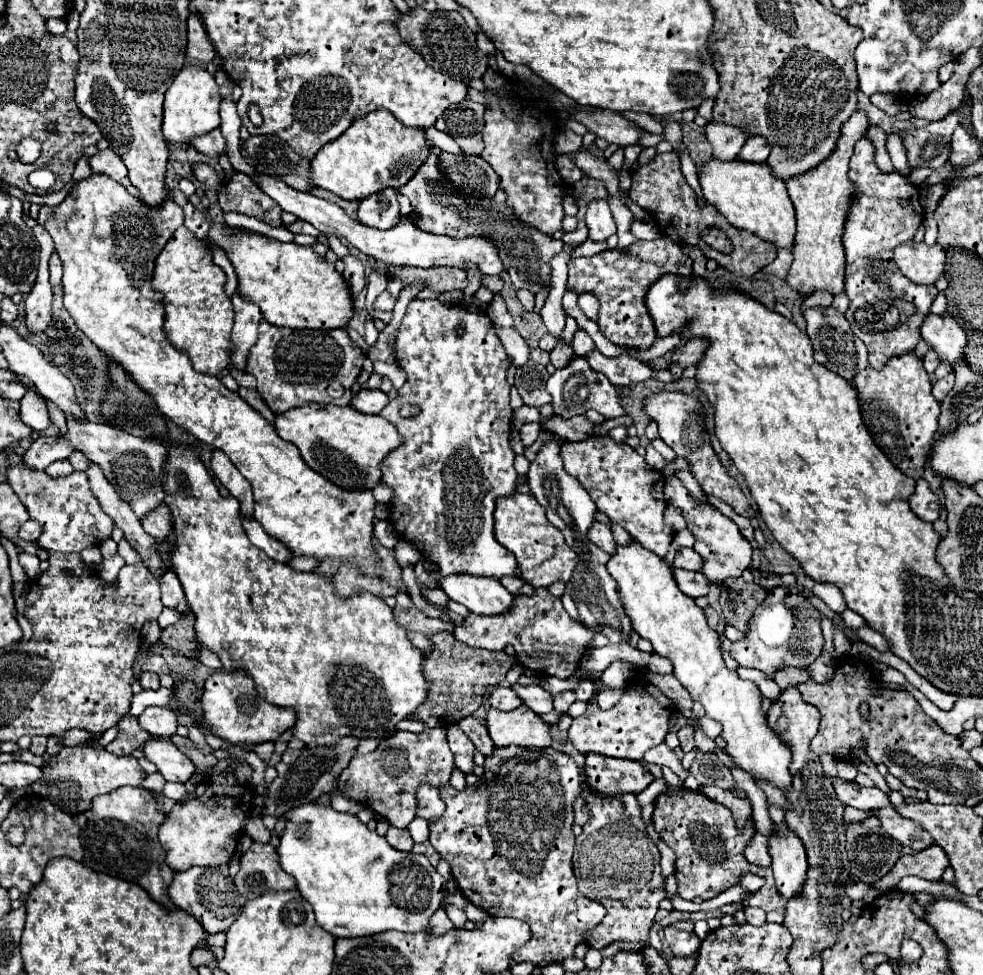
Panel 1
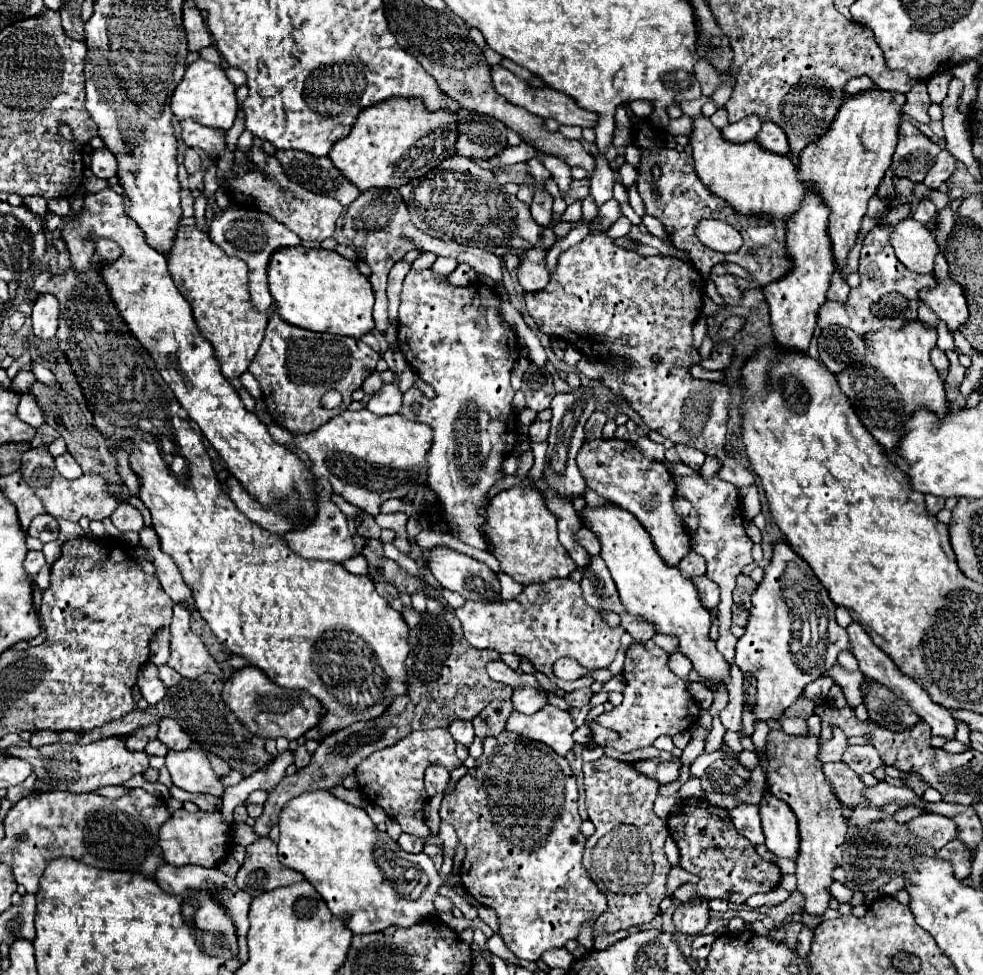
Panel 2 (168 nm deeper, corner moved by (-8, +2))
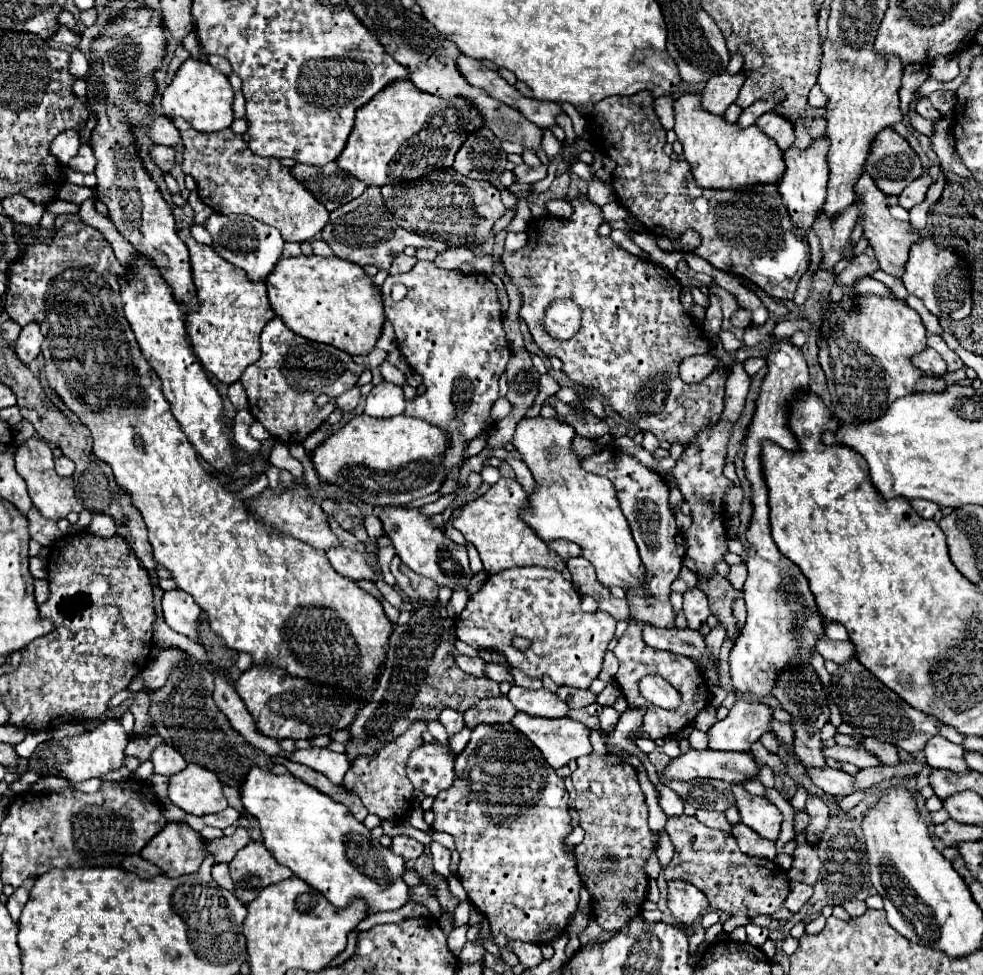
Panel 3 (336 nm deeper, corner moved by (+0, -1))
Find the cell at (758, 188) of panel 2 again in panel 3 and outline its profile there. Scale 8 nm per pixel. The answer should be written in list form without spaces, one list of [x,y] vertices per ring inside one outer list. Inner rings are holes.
[[[684,92],[674,102],[674,132],[684,146],[684,158],[692,166],[694,180],[706,188],[776,184],[784,174],[784,158],[776,142],[760,134],[758,126],[738,128],[736,124],[728,124],[724,116],[704,110],[700,100],[700,92]]]

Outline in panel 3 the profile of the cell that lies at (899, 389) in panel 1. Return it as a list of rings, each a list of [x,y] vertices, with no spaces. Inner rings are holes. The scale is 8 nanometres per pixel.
[[[816,286],[810,296],[822,306],[822,318],[820,318],[820,342],[818,342],[818,360],[822,370],[826,372],[828,390],[832,396],[832,406],[840,422],[870,422],[880,418],[888,406],[908,396],[914,390],[914,384],[922,376],[918,368],[912,366],[910,358],[912,354],[926,348],[926,328],[918,316],[916,310],[912,310],[904,300],[898,300],[894,294],[876,296],[876,294],[856,294],[854,308],[846,314],[846,310],[830,300],[828,288]]]

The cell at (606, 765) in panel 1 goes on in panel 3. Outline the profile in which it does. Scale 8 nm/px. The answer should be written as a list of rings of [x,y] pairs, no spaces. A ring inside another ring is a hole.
[[[690,750],[674,758],[664,776],[682,782],[694,778],[718,778],[730,784],[742,784],[756,778],[758,772],[760,768],[748,752],[724,754],[714,750]]]

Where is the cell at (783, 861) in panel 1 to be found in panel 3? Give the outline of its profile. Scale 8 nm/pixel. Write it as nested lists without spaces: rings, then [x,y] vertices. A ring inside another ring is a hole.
[[[732,784],[732,796],[740,812],[742,824],[750,826],[762,838],[770,838],[770,840],[778,838],[782,814],[772,802],[768,802],[766,798],[748,794],[742,784]]]

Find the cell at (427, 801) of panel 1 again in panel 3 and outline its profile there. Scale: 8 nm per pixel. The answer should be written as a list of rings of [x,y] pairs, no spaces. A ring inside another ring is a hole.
[[[424,742],[408,756],[406,774],[416,790],[436,796],[454,782],[454,752],[440,742]]]

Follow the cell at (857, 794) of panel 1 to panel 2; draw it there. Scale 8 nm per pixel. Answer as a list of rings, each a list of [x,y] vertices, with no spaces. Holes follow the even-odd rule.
[[[826,763],[824,775],[832,781],[834,793],[840,797],[844,805],[860,805],[868,807],[868,799],[864,799],[866,783],[846,765],[846,763]]]

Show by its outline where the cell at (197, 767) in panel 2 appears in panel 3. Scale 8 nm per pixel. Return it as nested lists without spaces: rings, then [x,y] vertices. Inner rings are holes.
[[[188,764],[180,774],[170,776],[168,798],[186,814],[206,816],[228,807],[222,794],[222,782],[210,770]]]

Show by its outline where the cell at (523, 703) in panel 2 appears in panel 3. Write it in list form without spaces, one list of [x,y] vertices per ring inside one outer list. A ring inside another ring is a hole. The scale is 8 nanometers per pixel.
[[[512,686],[512,690],[508,692],[508,698],[520,712],[530,716],[566,718],[570,716],[570,710],[572,710],[558,698],[558,694],[552,694],[546,688],[526,690],[520,686]]]

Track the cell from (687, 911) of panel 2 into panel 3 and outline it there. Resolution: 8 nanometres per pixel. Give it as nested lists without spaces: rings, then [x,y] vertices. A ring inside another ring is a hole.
[[[668,882],[668,908],[680,924],[692,924],[708,910],[708,898],[690,882]]]

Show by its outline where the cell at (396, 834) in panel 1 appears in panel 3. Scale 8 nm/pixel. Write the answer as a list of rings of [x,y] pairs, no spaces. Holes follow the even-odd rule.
[[[396,836],[396,838],[392,838],[392,852],[410,860],[410,858],[422,856],[424,844],[420,844],[414,838],[408,838],[408,836]]]

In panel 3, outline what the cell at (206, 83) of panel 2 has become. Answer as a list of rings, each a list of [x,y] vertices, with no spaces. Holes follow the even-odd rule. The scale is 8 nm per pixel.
[[[188,58],[176,72],[170,86],[162,94],[162,110],[168,118],[184,118],[198,132],[218,132],[230,128],[234,120],[232,112],[234,90],[228,78],[206,60]]]

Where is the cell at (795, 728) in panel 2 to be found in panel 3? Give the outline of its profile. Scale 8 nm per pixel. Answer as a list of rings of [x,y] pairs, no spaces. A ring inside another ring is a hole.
[[[832,746],[832,748],[824,748],[822,754],[826,758],[834,758],[838,762],[850,762],[858,768],[880,766],[878,758],[872,752],[868,752],[864,746]]]

